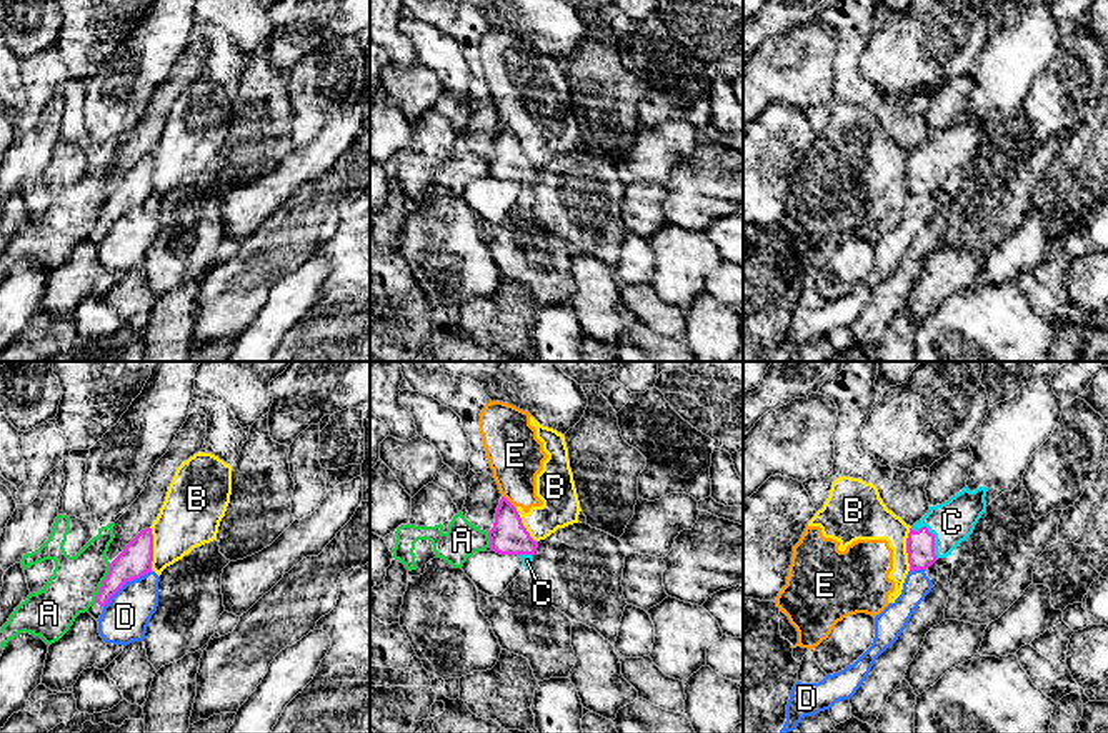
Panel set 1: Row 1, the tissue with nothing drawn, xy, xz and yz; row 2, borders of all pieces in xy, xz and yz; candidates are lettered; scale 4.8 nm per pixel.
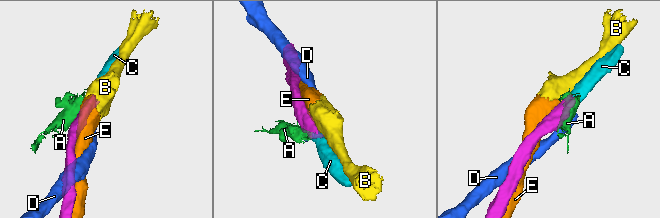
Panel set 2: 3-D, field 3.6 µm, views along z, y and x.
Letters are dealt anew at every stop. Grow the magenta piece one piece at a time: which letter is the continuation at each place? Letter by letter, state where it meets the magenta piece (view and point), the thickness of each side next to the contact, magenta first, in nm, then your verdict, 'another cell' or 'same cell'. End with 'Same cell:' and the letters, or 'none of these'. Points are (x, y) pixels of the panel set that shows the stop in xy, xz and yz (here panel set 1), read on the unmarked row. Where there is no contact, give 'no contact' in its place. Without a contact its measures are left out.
A: contact xy (102, 210); calibres 160 and 240 nm; another cell
B: contact xy (152, 175); calibres 160 and 300 nm; another cell
C: contact yz (933, 162); calibres 140 and 200 nm; same cell
D: contact xy (125, 209); calibres 160 and 220 nm; another cell
E: contact xz (509, 129); calibres 180 and 260 nm; another cell
Same cell: C

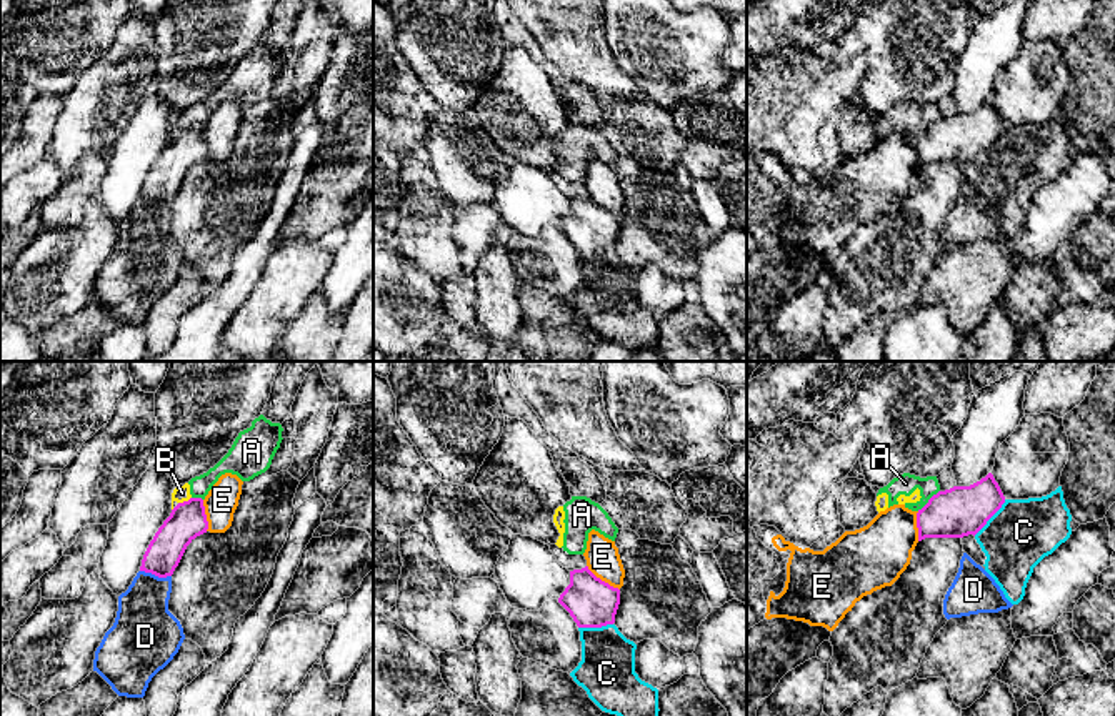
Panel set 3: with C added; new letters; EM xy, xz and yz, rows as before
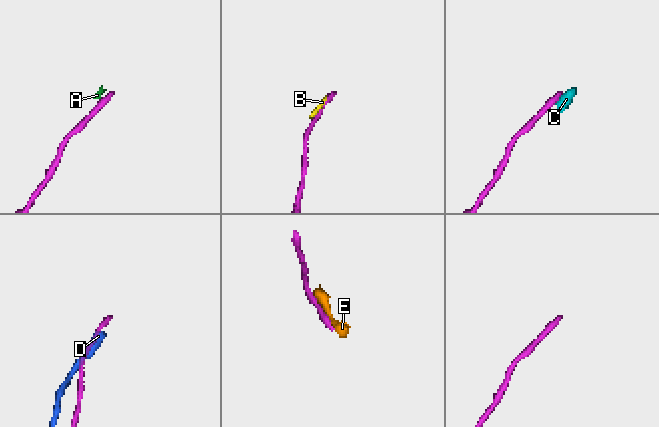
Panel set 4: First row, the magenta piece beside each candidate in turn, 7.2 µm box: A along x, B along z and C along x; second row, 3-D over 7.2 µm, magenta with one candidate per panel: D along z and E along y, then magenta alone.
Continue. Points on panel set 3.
A: contact yz (929, 129); calibres 240 and 100 nm; another cell
B: contact xy (184, 129); calibres 180 and 70 nm; another cell
C: contact yz (990, 144); calibres 240 and 320 nm; another cell
D: contact xy (155, 202); calibres 170 and 280 nm; another cell
E: contact xz (600, 207); calibres 240 and 160 nm; another cell
Same cell: none of these

